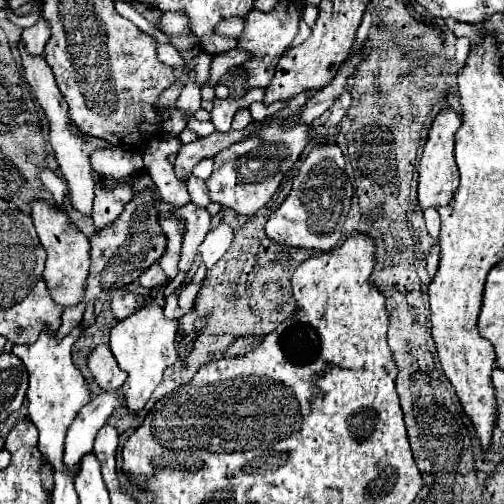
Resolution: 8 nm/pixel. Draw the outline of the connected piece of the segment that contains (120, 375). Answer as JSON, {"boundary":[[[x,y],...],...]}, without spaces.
{"boundary":[[[101,343],[91,351],[87,357],[87,369],[103,391],[115,391],[125,383],[125,371],[117,367],[107,343]]]}

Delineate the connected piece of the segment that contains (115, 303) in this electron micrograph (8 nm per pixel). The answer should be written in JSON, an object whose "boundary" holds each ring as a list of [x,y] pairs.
{"boundary":[[[125,293],[123,297],[117,295],[111,301],[111,311],[117,319],[127,319],[127,315],[137,313],[141,307],[143,307],[143,299],[139,295],[133,295],[133,293]]]}

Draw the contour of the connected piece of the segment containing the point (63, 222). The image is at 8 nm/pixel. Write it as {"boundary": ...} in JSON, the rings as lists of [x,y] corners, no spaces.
{"boundary":[[[35,199],[29,203],[31,207],[31,217],[39,235],[41,245],[47,251],[47,263],[43,271],[43,279],[47,281],[49,293],[53,295],[55,303],[67,307],[67,305],[77,305],[79,299],[85,293],[85,283],[87,283],[87,271],[89,271],[89,239],[69,221],[67,211],[63,207],[49,205],[43,199]]]}

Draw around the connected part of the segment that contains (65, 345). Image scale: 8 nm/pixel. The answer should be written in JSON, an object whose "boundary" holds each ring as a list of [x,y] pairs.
{"boundary":[[[83,325],[75,329],[71,335],[67,335],[63,341],[57,343],[55,335],[49,335],[49,331],[43,331],[39,339],[33,345],[15,345],[13,353],[25,363],[29,373],[29,387],[27,387],[27,409],[31,421],[39,429],[39,451],[51,463],[53,471],[67,471],[75,475],[79,471],[79,465],[67,467],[63,463],[63,447],[65,447],[65,435],[77,413],[83,405],[91,401],[91,391],[81,375],[81,371],[71,361],[71,347],[79,339]]]}

